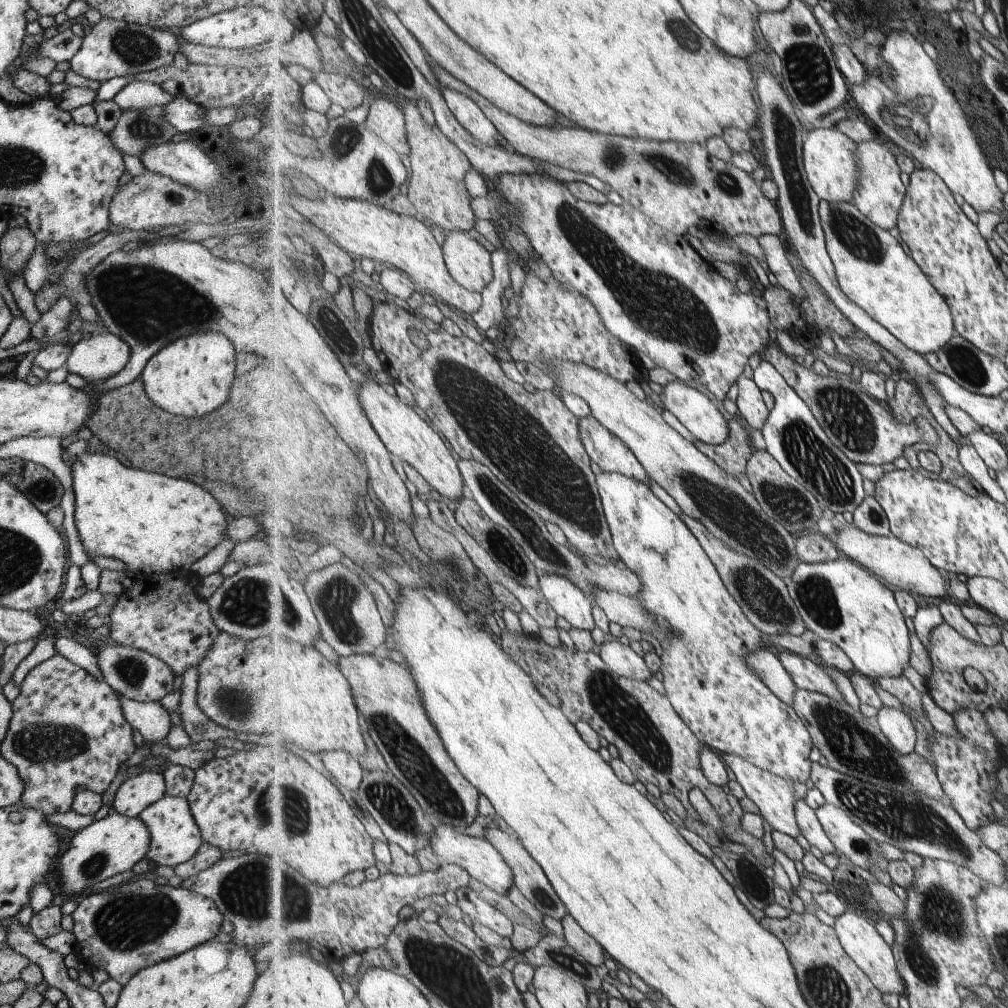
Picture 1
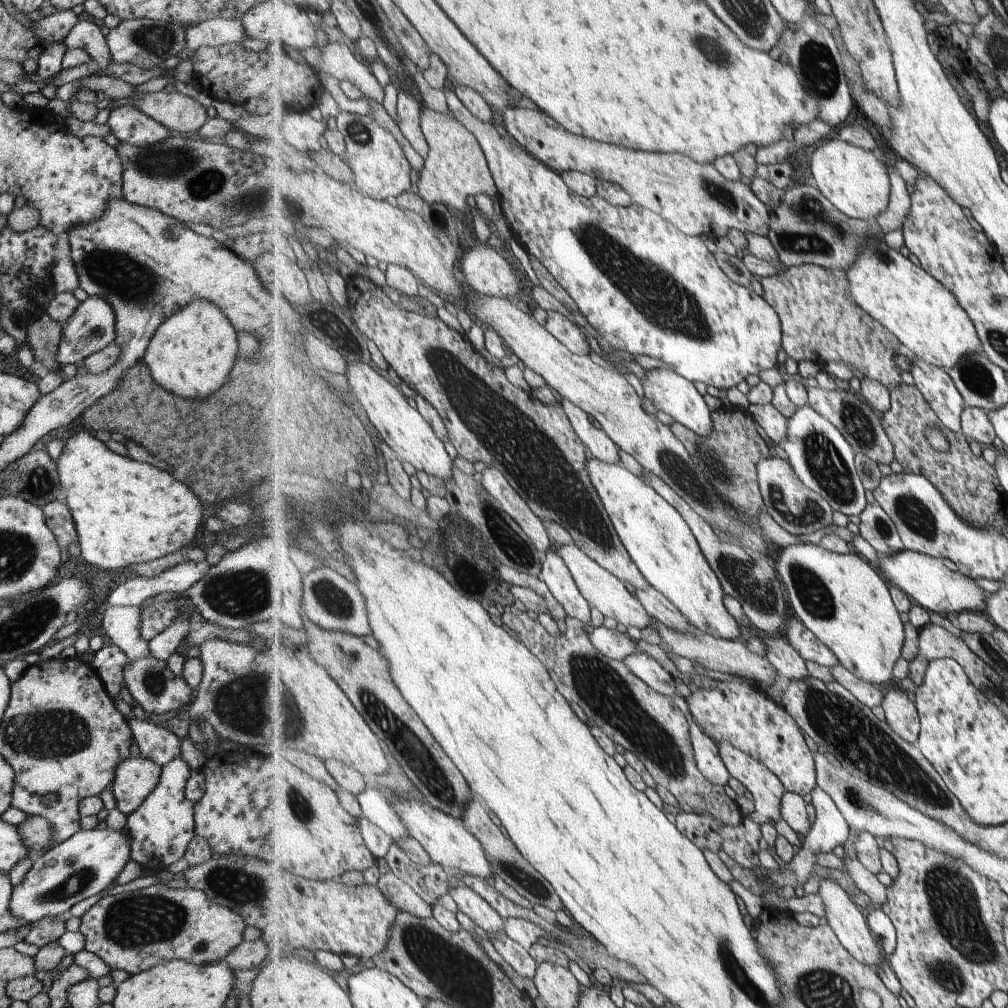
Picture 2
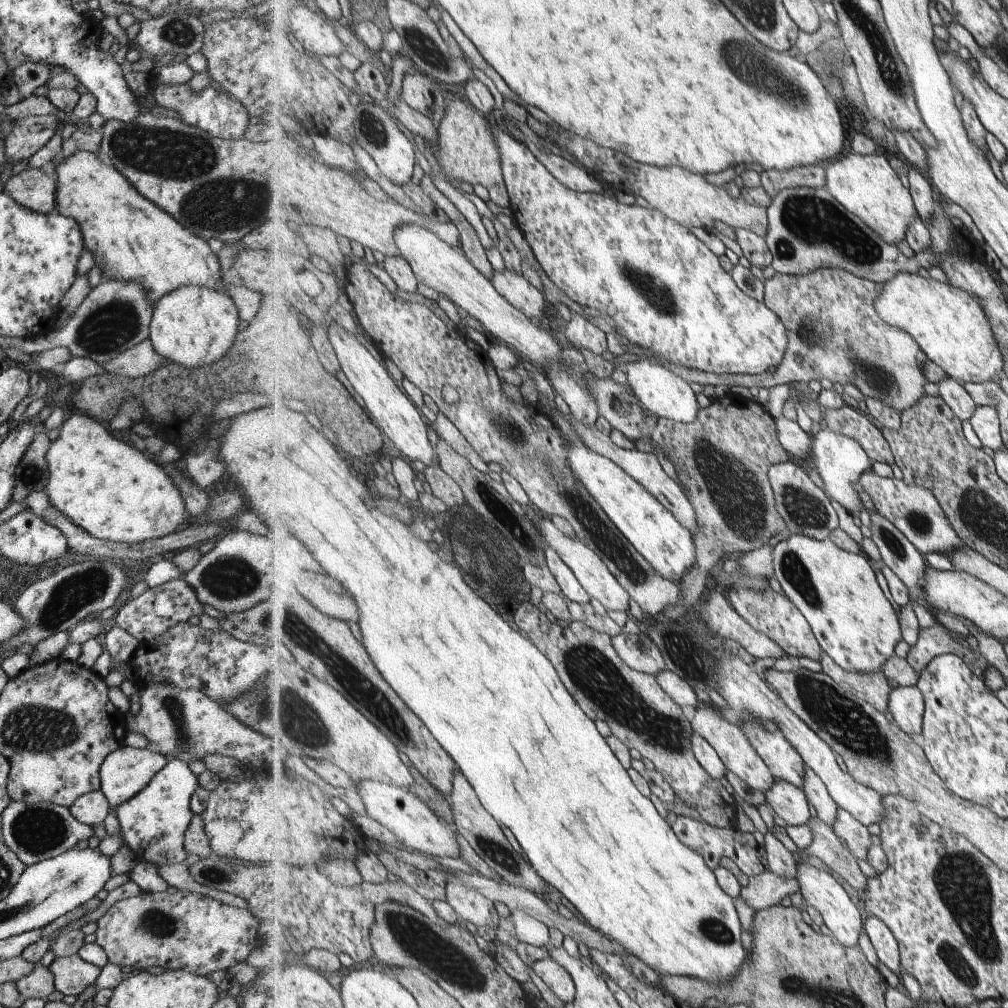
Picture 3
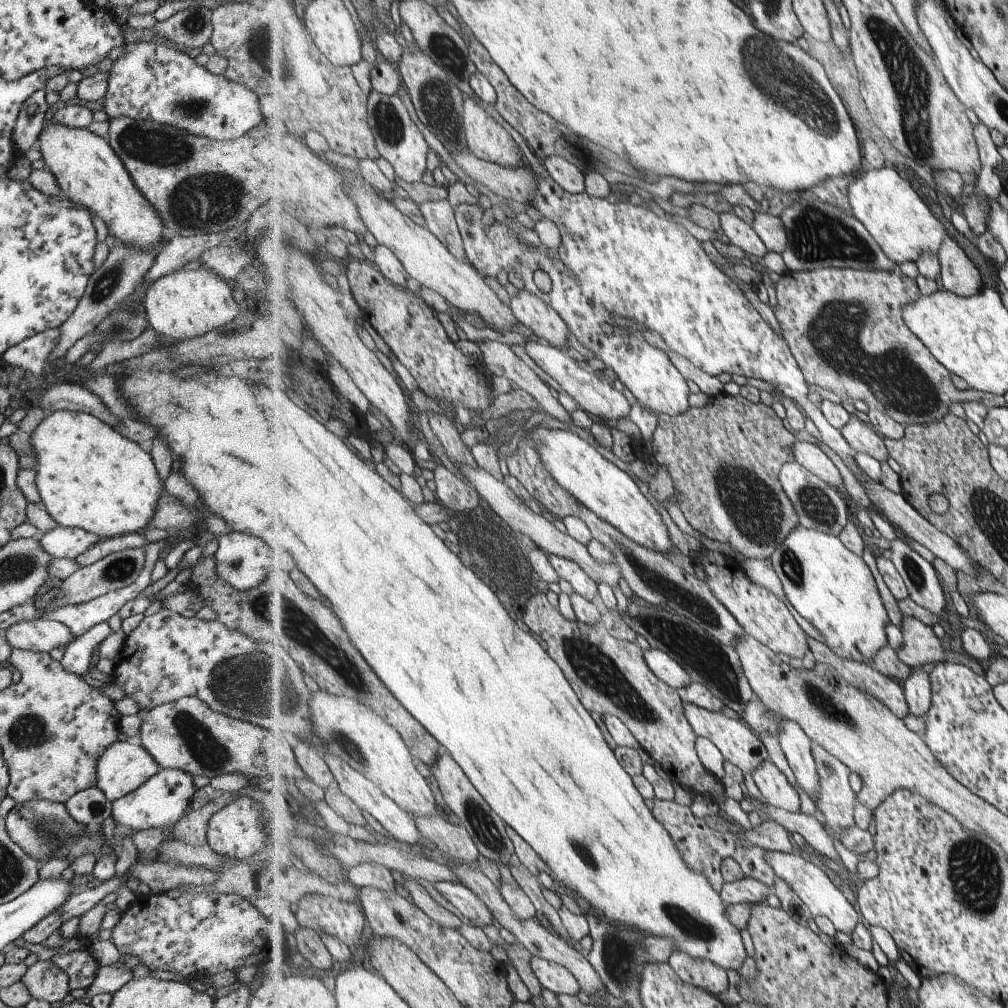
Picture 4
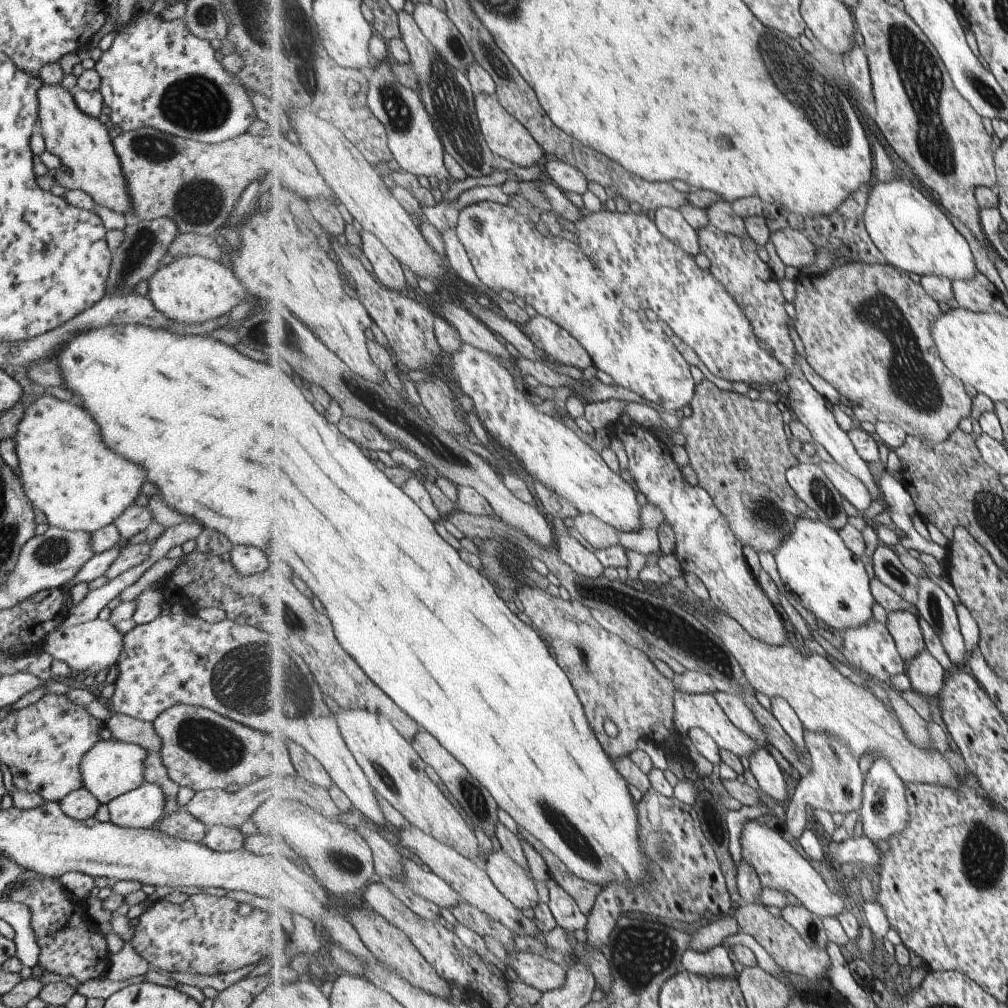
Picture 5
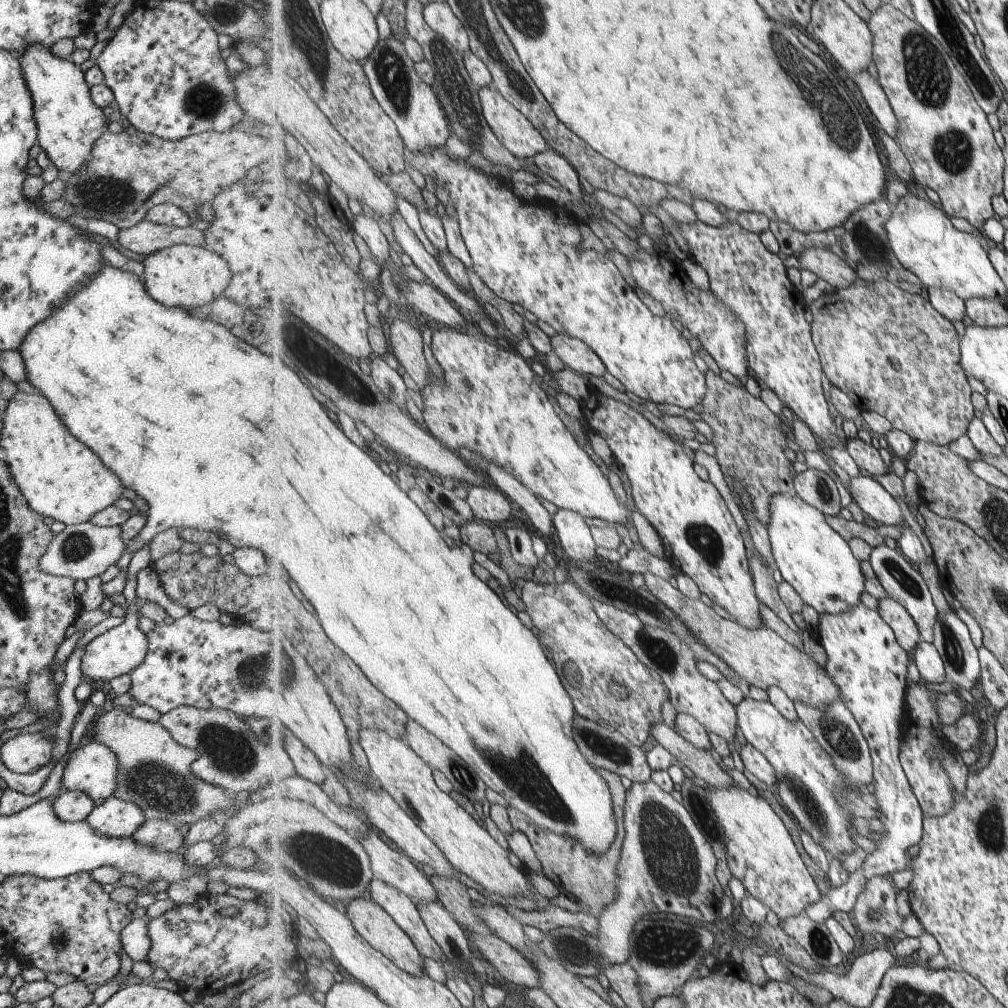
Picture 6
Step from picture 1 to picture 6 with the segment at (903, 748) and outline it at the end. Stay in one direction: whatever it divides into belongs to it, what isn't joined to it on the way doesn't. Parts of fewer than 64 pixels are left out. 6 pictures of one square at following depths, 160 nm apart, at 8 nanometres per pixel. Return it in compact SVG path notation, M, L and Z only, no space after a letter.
M922 638L914 650L914 662L923 680L935 684L943 684L949 680L943 657L934 643Z

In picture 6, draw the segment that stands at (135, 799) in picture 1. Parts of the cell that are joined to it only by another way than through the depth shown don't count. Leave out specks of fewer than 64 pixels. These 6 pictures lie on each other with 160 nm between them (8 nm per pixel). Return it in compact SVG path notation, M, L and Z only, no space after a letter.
M86 739L67 756L60 784L65 791L79 791L92 801L111 797L115 788L117 759L110 748Z

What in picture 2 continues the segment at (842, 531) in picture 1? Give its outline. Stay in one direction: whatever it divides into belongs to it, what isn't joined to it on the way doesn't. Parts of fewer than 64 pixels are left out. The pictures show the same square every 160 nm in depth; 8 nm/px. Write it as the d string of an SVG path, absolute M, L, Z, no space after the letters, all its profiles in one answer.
M903 550L893 556L878 555L878 572L887 582L907 592L915 604L936 614L958 614L963 610L985 613L986 591L970 576L949 570L942 560L911 550Z

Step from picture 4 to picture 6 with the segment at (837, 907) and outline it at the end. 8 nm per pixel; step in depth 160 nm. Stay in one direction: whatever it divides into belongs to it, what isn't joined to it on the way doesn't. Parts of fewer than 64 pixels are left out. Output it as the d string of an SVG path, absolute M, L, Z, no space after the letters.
M708 785L711 808L716 812L726 836L728 863L732 874L743 884L747 894L774 912L780 921L805 915L804 908L821 900L821 892L802 859L797 843L783 819L768 800L738 785Z

